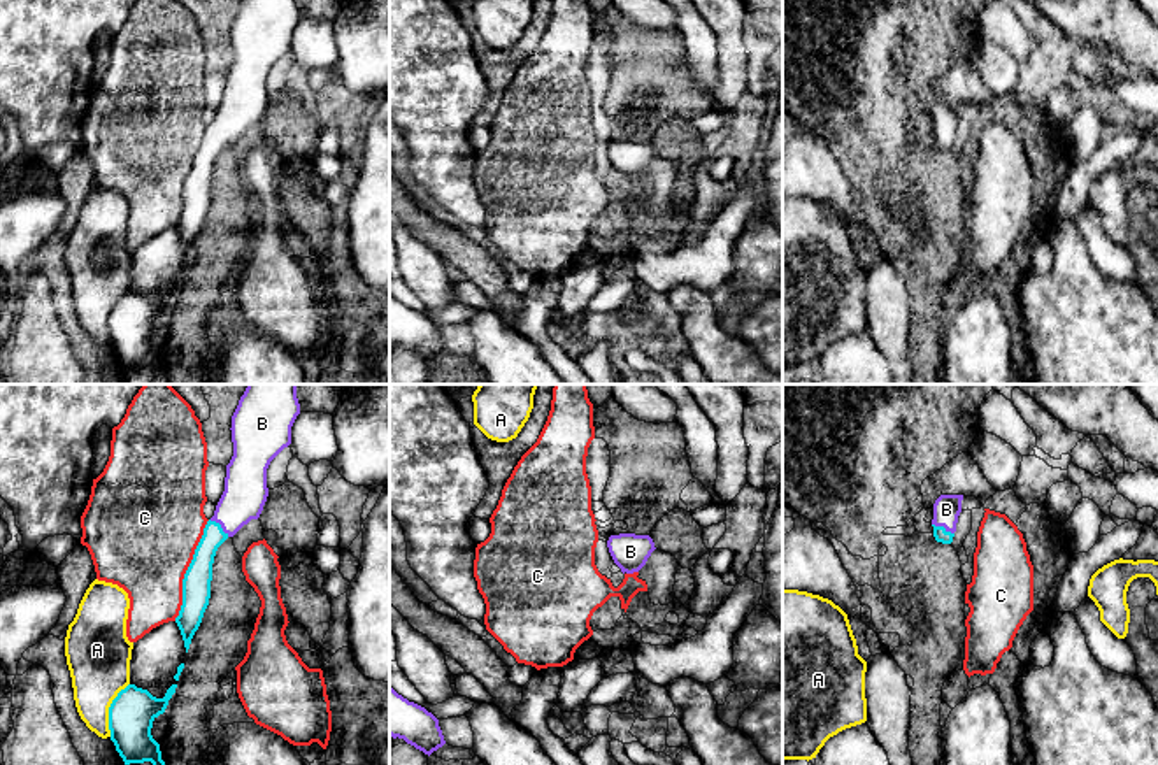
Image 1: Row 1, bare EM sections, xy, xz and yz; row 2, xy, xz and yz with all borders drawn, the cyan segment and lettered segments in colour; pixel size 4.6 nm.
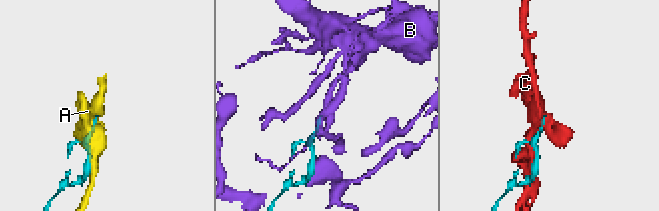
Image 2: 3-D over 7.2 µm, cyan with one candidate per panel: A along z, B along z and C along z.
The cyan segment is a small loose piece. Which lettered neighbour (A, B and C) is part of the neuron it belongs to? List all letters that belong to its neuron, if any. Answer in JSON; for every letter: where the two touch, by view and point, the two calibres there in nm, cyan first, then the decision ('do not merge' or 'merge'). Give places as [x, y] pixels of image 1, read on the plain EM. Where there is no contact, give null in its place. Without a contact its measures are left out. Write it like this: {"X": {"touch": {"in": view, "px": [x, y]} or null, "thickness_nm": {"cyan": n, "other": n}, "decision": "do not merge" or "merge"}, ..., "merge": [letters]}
{"A": {"touch": {"in": "xy", "px": [109, 316]}, "thickness_nm": {"cyan": 200, "other": 280}, "decision": "do not merge"}, "B": {"touch": {"in": "xy", "px": [220, 132]}, "thickness_nm": {"cyan": 120, "other": 200}, "decision": "merge"}, "C": {"touch": {"in": "xy", "px": [186, 178]}, "thickness_nm": {"cyan": 130, "other": 480}, "decision": "do not merge"}, "merge": ["B"]}

